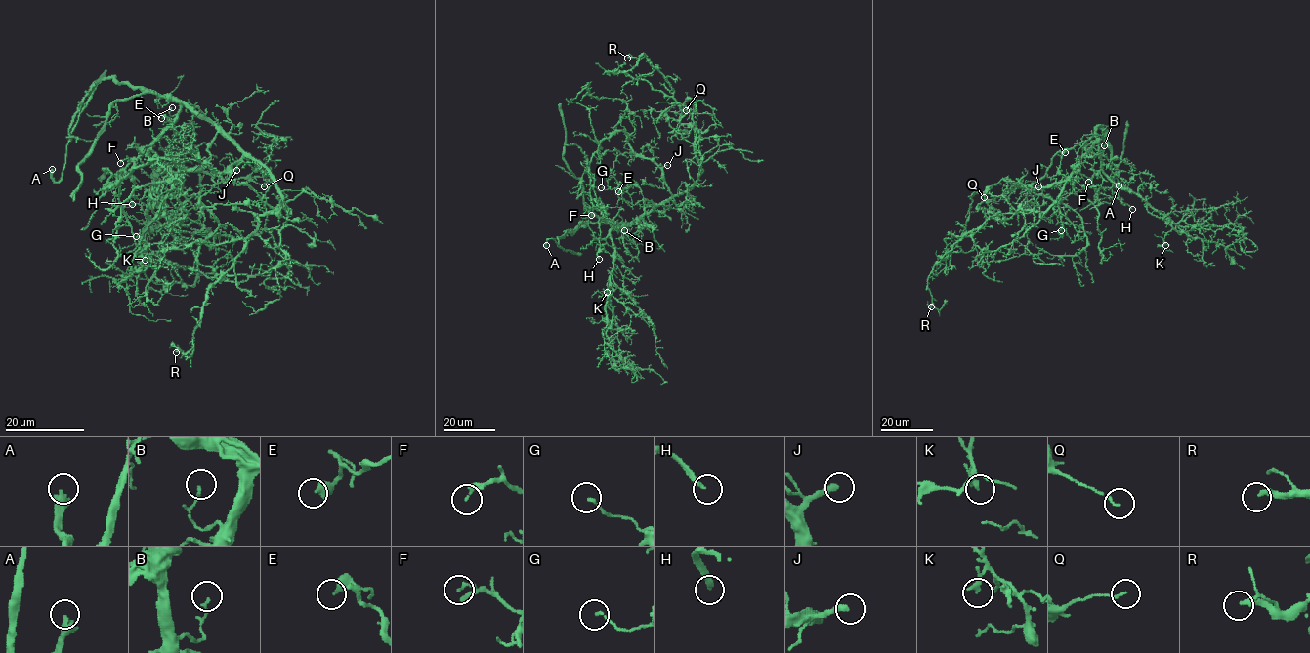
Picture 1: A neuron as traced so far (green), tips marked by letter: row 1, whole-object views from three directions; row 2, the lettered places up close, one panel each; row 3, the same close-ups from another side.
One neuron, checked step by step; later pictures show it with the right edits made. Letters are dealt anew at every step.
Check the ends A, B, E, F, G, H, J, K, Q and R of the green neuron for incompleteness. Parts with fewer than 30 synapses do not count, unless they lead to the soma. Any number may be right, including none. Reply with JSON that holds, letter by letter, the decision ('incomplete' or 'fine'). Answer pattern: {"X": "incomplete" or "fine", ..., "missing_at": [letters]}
{"A": "incomplete", "B": "fine", "E": "fine", "F": "incomplete", "G": "fine", "H": "incomplete", "J": "incomplete", "K": "fine", "Q": "fine", "R": "fine", "missing_at": ["A", "F", "H", "J"]}

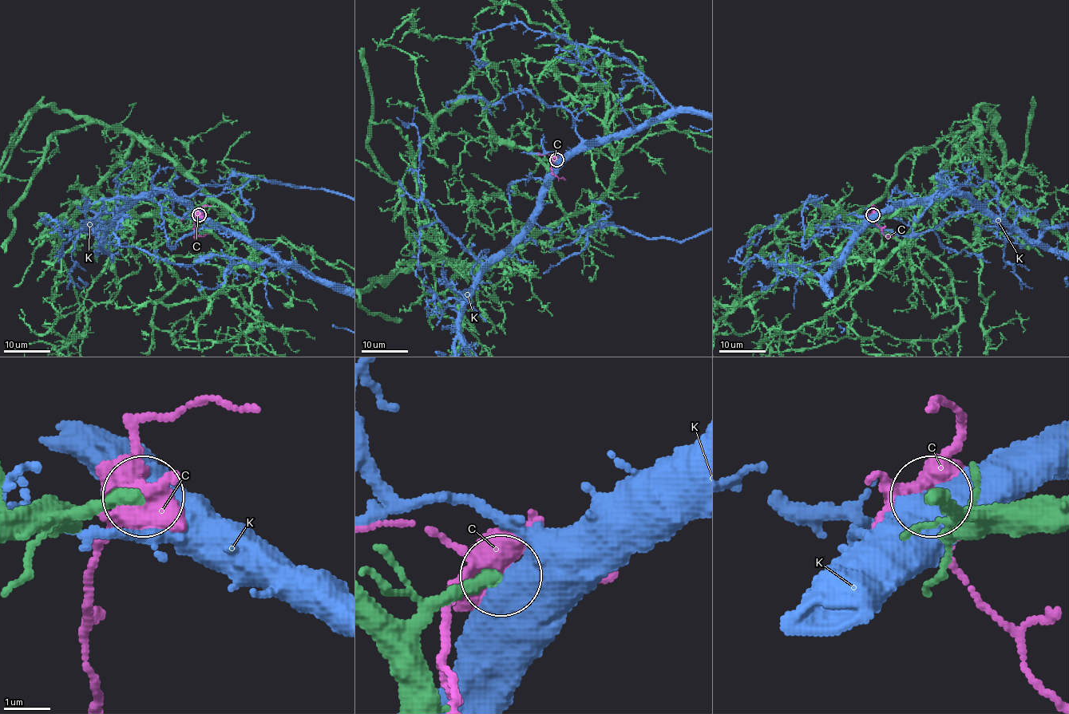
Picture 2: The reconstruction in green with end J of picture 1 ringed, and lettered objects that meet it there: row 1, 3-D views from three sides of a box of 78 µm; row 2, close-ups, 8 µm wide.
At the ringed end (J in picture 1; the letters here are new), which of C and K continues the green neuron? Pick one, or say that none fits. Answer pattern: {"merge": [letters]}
{"merge": []}

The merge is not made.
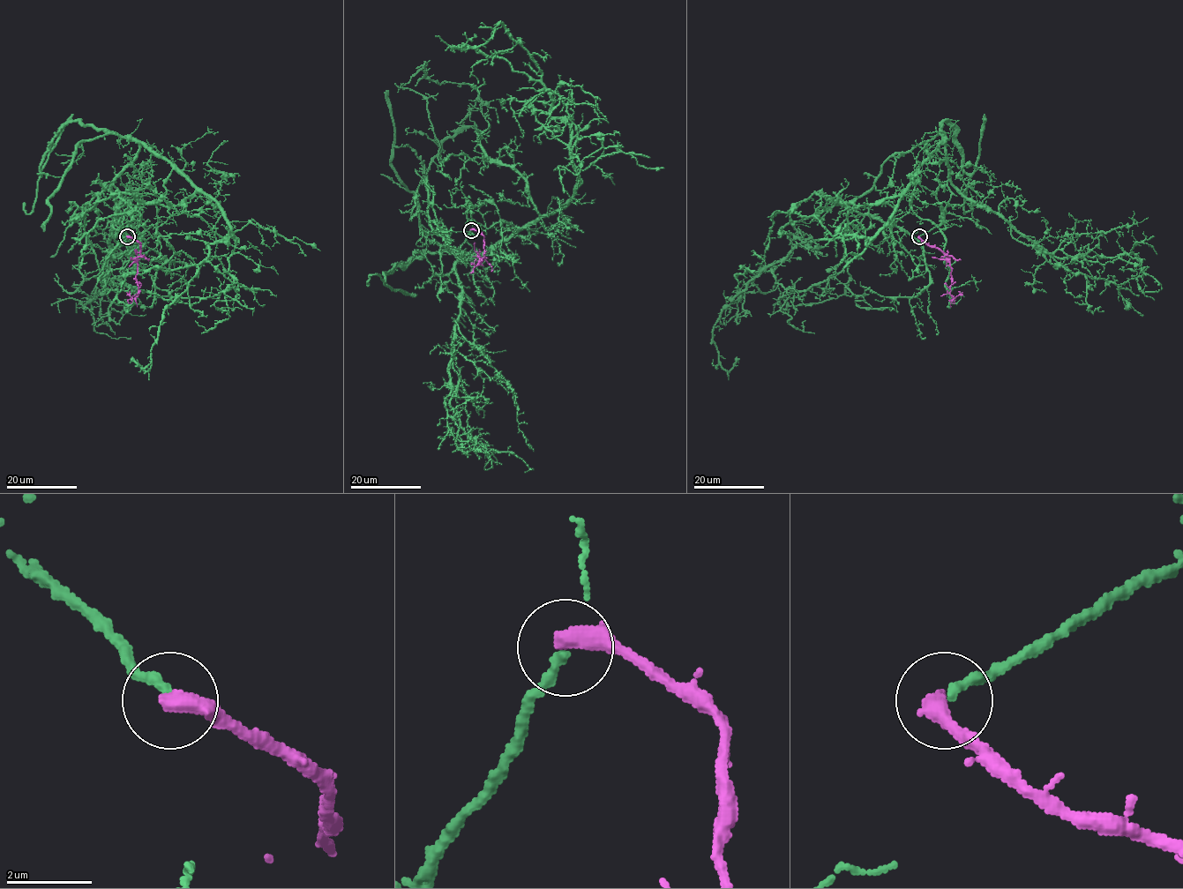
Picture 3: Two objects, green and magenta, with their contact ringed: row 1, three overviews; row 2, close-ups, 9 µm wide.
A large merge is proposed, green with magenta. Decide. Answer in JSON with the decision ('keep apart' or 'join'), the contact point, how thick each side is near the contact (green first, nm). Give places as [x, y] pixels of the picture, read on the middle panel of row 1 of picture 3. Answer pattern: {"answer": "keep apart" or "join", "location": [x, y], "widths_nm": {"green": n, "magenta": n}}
{"answer": "join", "location": [471, 230], "widths_nm": {"green": 240, "magenta": 480}}

